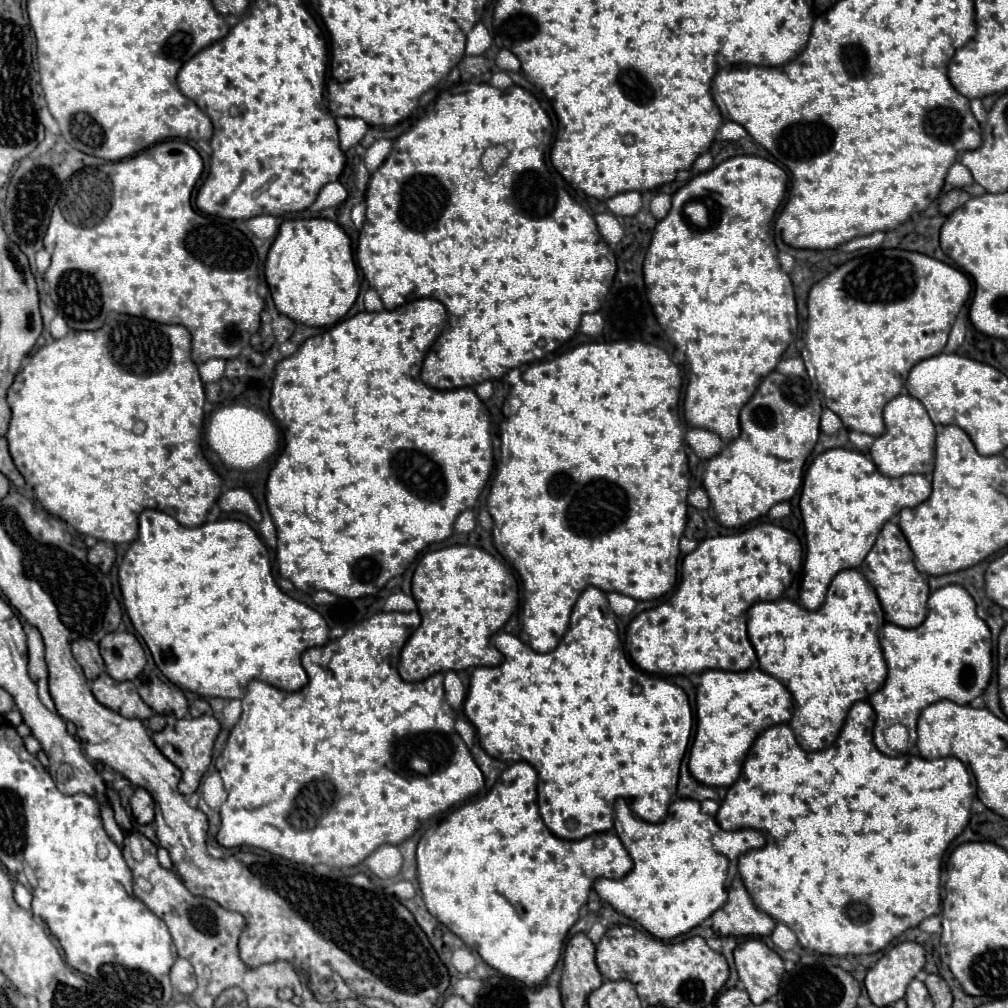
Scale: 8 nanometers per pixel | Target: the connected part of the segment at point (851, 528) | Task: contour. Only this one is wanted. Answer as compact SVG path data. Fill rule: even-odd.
M832 448L814 458L804 475L800 511L805 530L806 550L799 602L808 610L820 608L828 584L846 568L858 568L874 546L880 528L902 508L922 504L932 492L932 484L922 474L888 478L874 468L862 452Z

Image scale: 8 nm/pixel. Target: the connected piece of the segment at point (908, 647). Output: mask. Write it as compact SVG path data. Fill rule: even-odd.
M948 584L930 594L927 607L926 620L918 628L904 630L896 624L884 624L880 632L888 674L884 686L874 692L868 702L876 712L874 744L886 756L894 754L882 734L886 726L894 722L904 724L910 732L910 744L914 744L918 716L928 704L938 700L970 704L986 690L992 676L991 632L986 622L978 618L972 596L962 586Z

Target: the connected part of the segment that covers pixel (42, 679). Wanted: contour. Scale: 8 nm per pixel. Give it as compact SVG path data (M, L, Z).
M34 626L28 628L28 672L30 672L32 680L36 680L38 696L42 700L42 704L46 708L54 710L54 702L48 694L48 670L46 670L46 662L44 662L44 642L42 642L38 628L34 628Z

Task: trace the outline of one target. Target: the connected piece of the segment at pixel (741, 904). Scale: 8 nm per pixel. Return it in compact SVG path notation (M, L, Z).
M740 876L734 878L728 890L728 902L712 914L712 930L718 936L768 936L776 920L760 912Z

